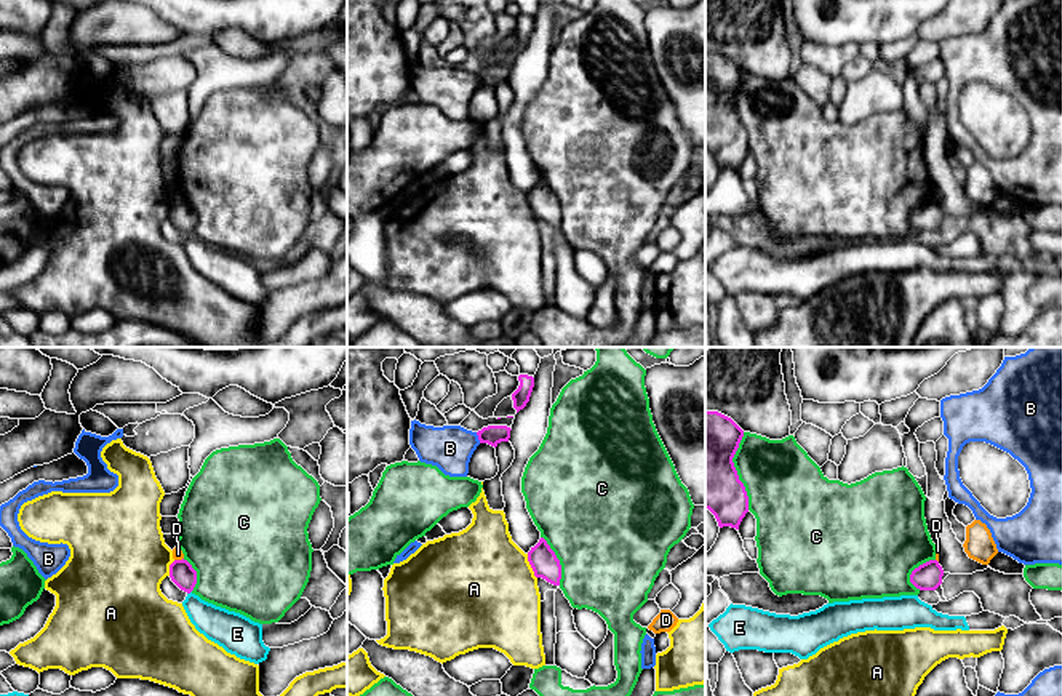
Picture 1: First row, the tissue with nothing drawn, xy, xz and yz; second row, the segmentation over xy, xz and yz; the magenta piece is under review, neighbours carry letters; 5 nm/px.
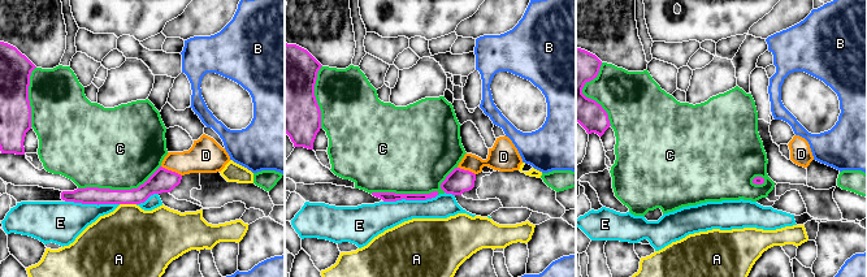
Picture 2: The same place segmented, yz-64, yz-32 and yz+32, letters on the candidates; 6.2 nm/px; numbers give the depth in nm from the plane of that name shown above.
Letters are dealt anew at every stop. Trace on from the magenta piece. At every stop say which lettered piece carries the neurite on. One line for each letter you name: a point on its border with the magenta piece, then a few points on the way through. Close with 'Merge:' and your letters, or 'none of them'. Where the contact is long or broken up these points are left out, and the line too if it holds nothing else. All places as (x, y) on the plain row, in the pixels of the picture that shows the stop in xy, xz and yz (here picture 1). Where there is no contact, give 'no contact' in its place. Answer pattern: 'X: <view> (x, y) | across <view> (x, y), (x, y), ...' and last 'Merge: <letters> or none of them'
Merge: none of them

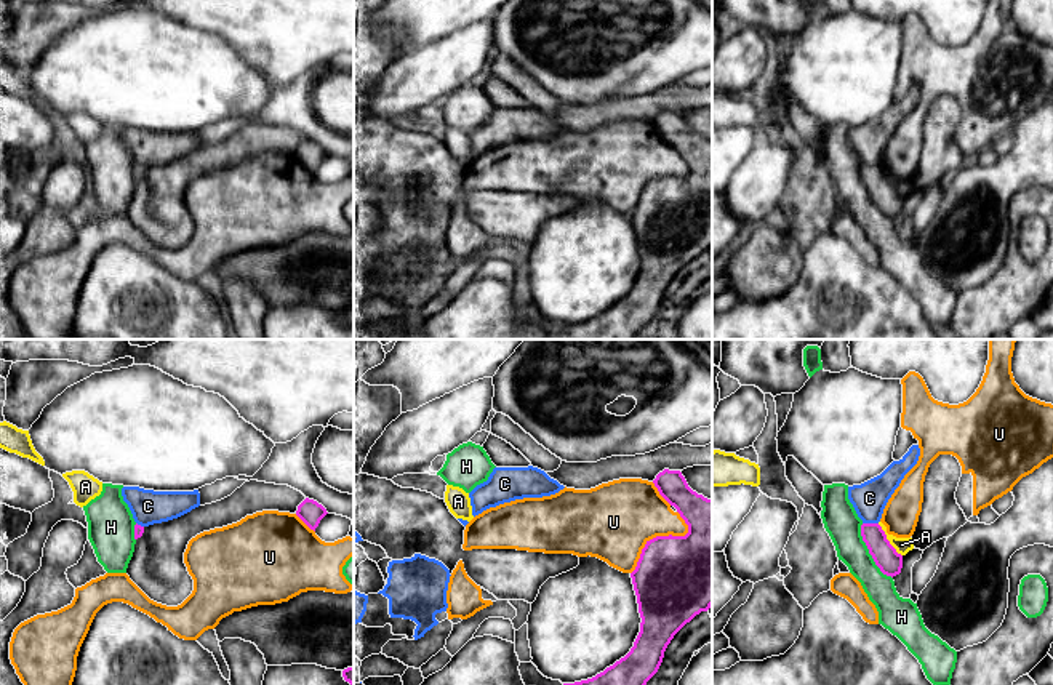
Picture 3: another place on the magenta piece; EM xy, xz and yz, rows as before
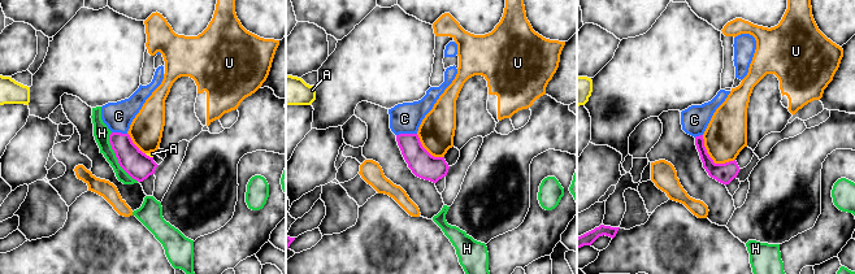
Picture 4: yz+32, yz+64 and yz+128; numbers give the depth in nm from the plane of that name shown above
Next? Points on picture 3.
Merge: none of them

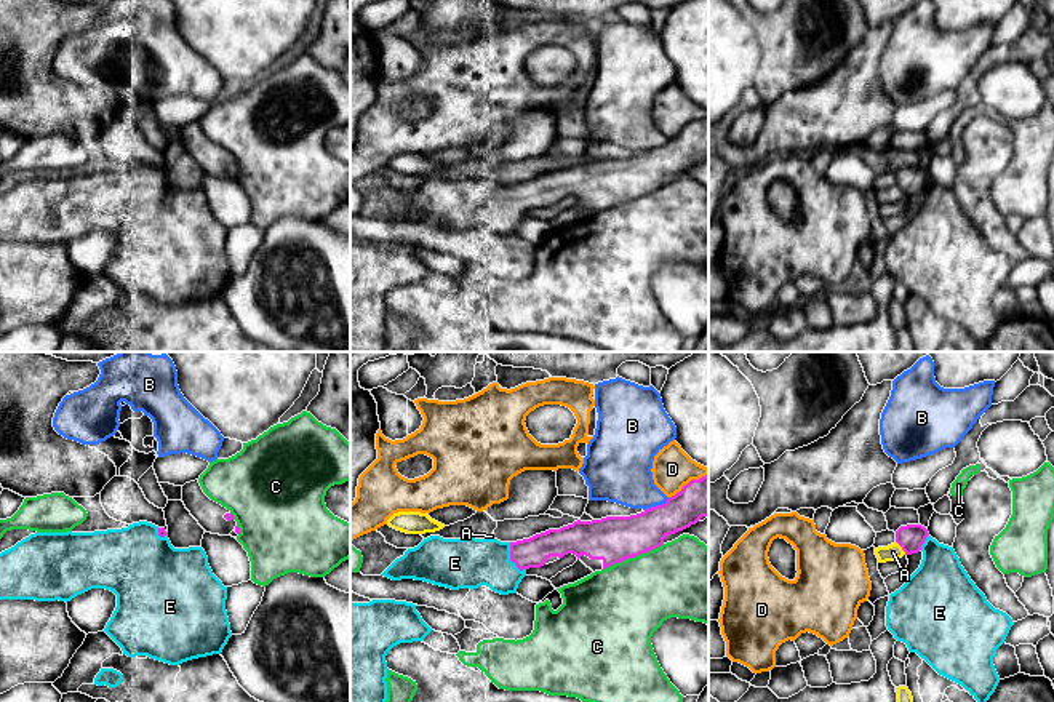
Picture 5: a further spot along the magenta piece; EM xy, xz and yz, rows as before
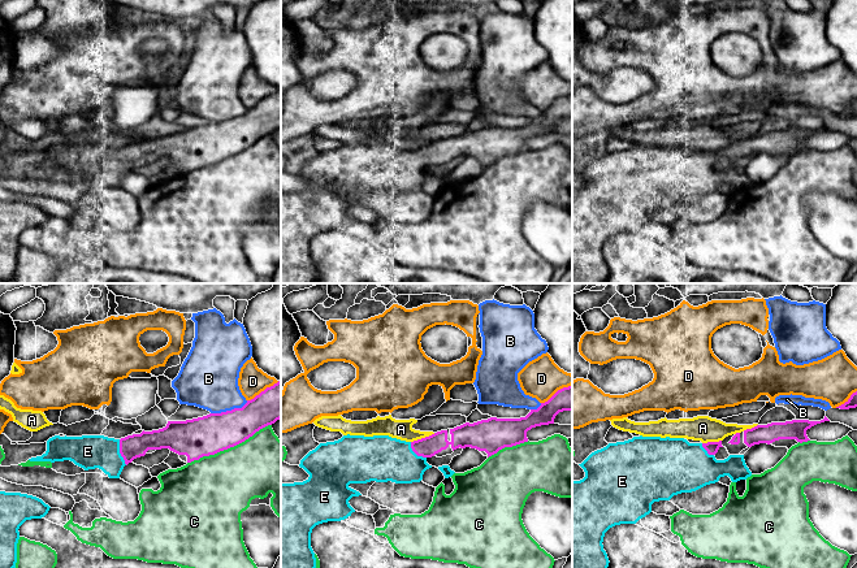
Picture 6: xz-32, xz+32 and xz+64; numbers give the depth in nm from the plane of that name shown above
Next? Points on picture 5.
E: xz (511, 200)
Merge: E

